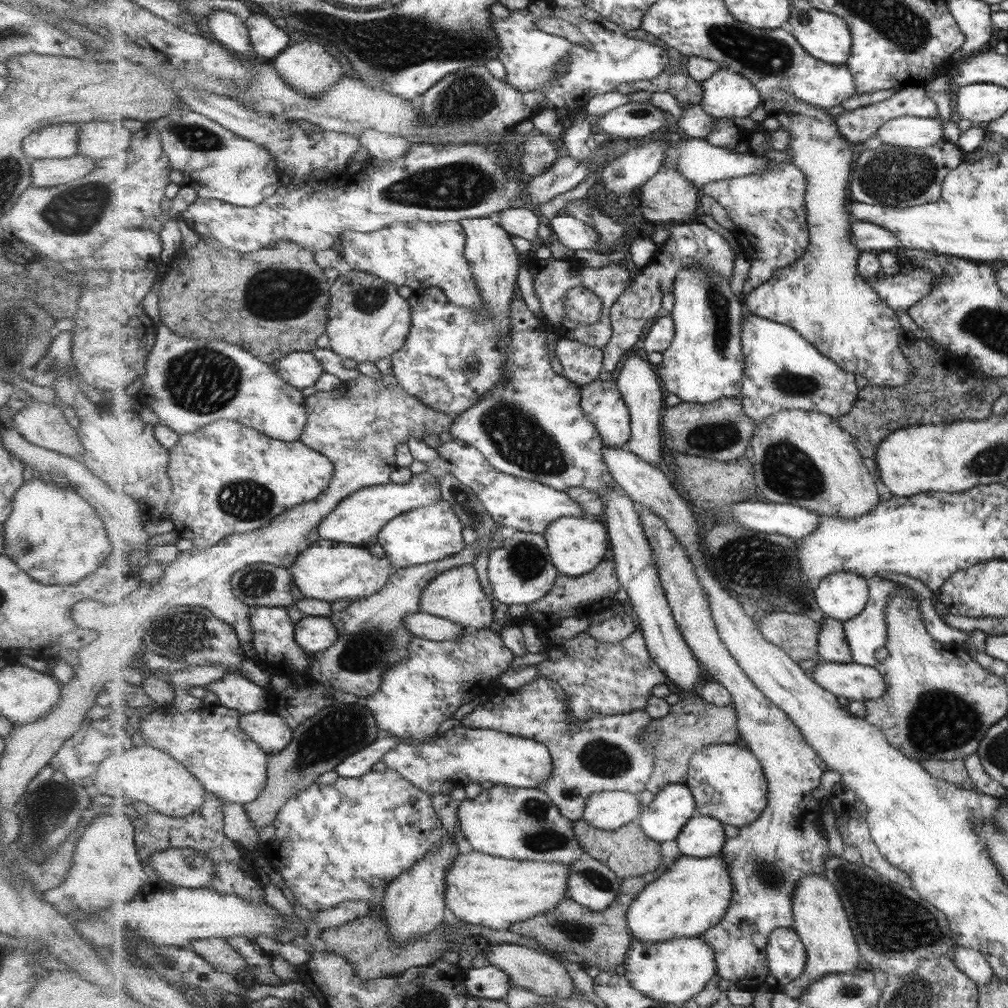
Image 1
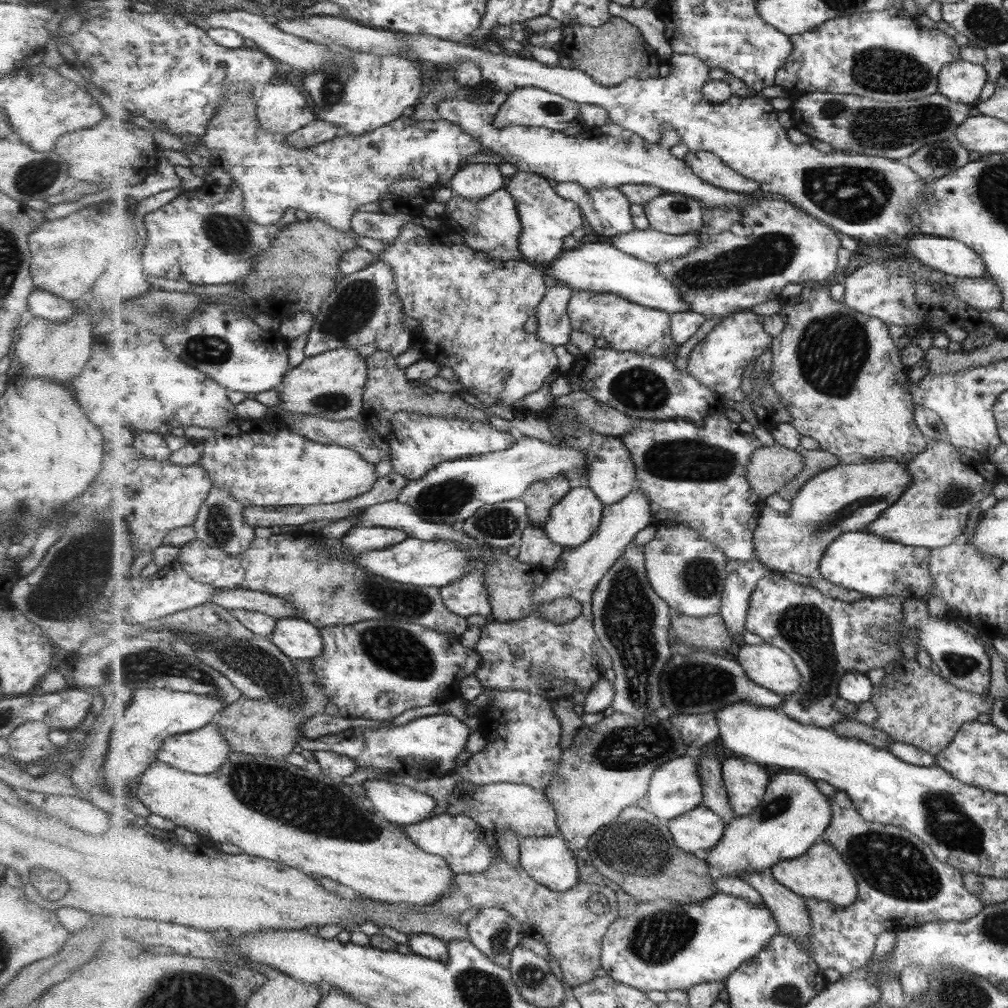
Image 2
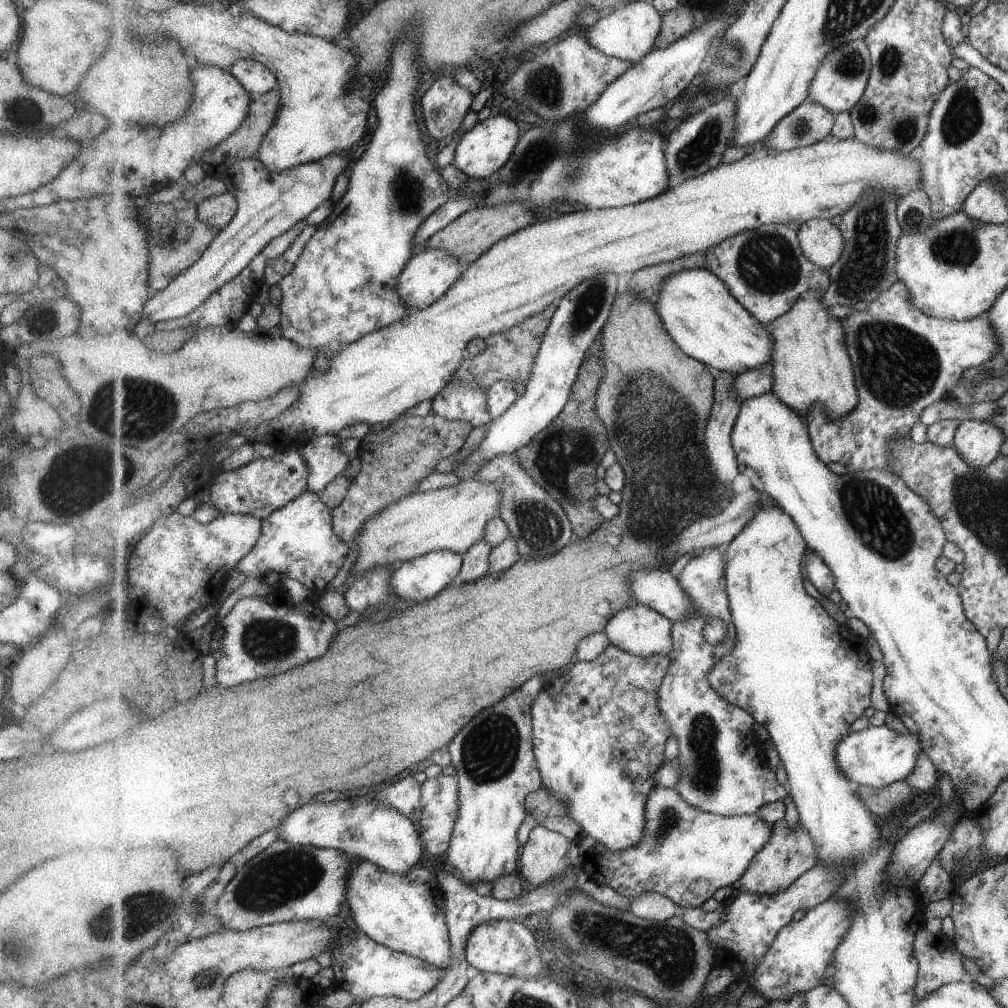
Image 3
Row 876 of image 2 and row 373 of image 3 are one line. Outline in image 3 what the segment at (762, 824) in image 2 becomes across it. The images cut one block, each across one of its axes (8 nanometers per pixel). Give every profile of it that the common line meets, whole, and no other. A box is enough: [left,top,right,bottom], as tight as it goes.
[656,269,775,376]

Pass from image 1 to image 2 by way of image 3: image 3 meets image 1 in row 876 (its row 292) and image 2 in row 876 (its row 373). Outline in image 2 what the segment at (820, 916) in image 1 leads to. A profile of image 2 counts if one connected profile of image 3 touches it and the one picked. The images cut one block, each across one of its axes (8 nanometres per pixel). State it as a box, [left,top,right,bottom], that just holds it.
[770,841,858,908]

